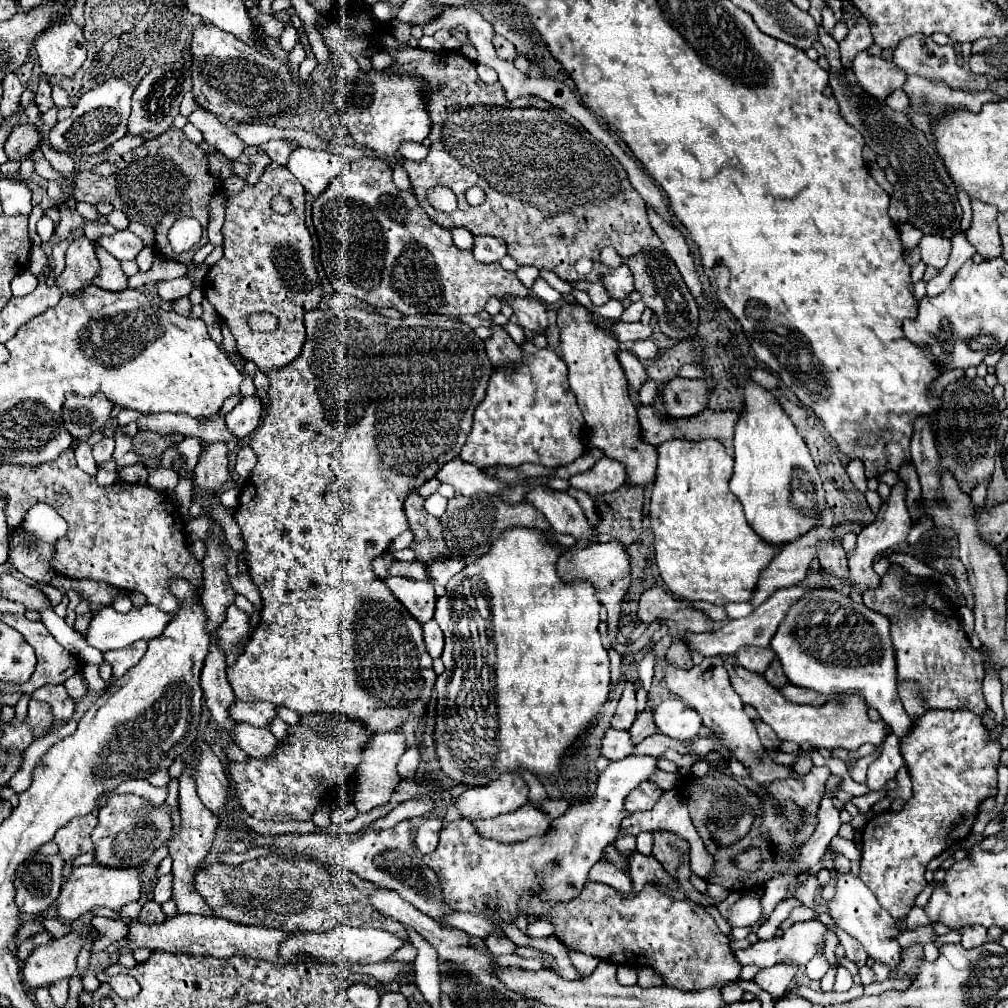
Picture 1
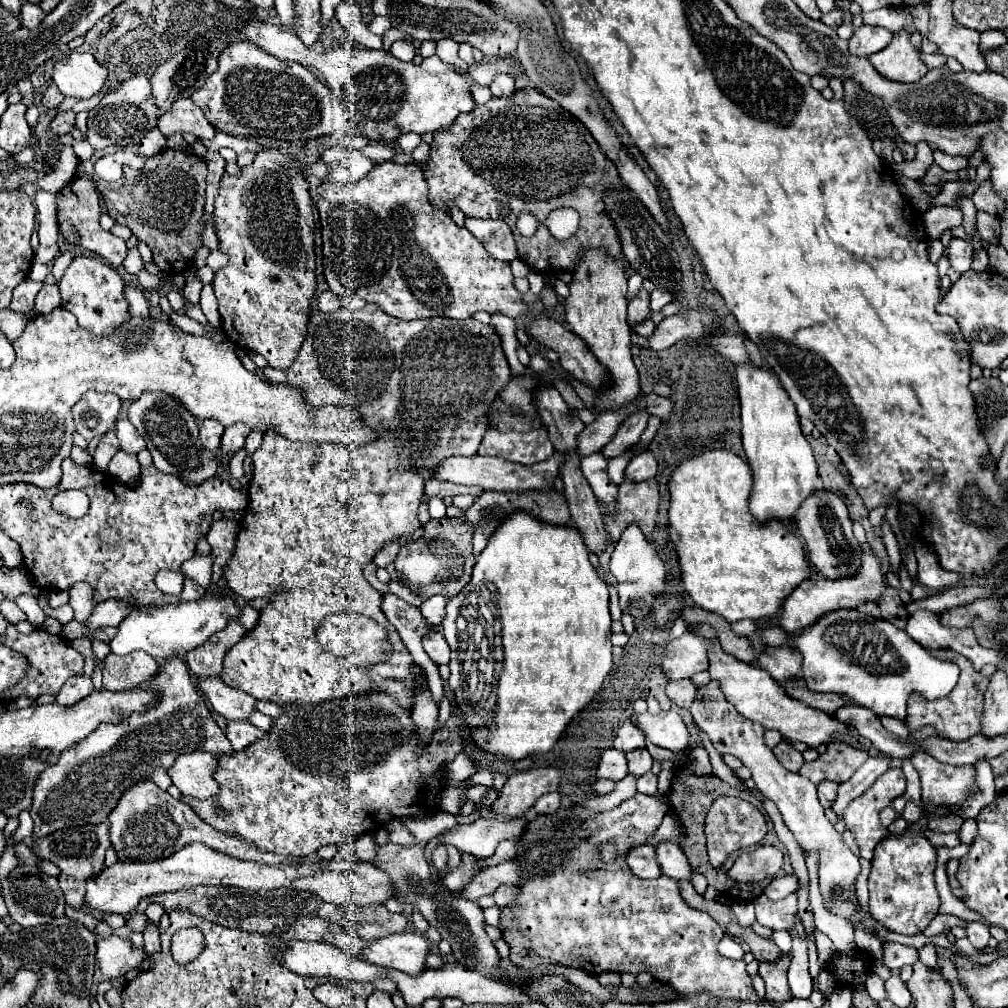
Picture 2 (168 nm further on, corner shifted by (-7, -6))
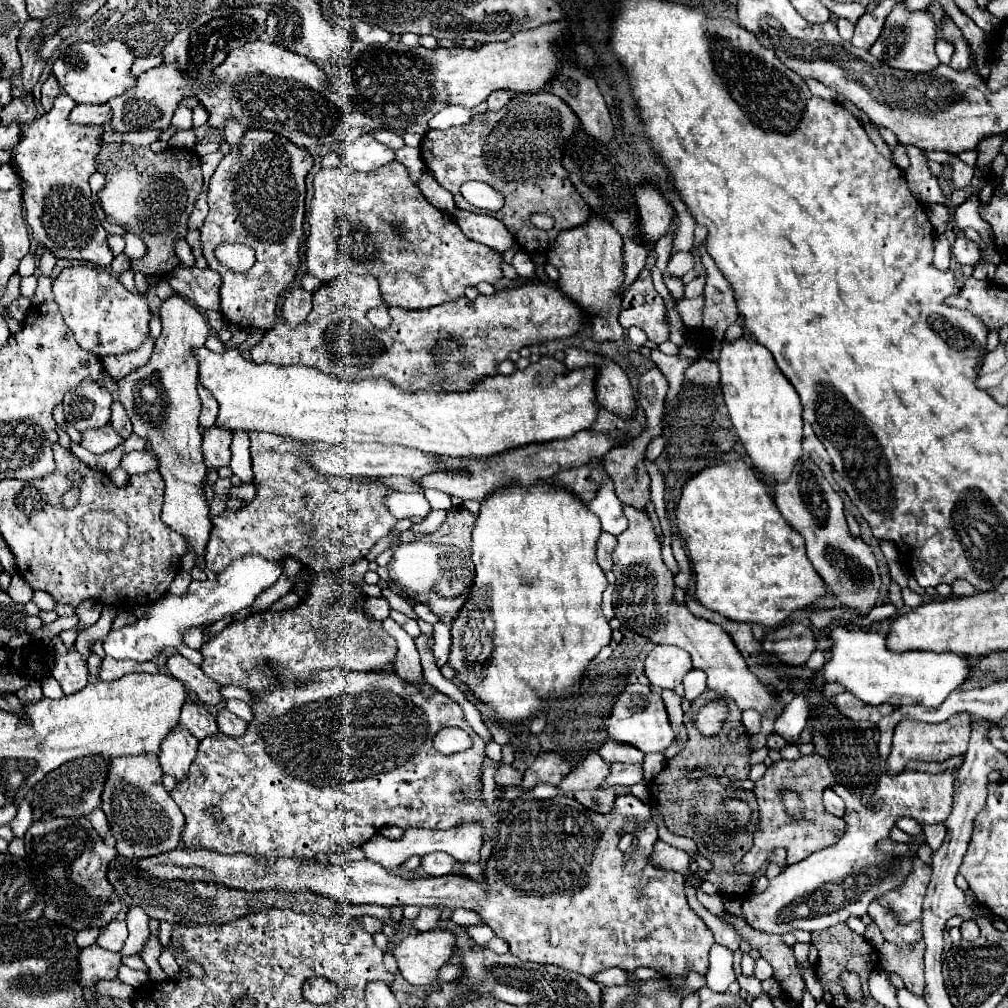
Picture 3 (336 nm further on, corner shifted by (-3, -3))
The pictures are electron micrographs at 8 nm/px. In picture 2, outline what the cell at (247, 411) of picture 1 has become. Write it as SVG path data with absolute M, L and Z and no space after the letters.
M227 426L225 434L221 438L221 456L233 456L235 452L239 452L245 444L245 438L251 430L247 426Z

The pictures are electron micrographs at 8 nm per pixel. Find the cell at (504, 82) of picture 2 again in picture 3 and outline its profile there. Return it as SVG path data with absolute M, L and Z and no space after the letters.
M493 91L491 95L489 95L489 99L487 99L487 105L489 105L489 109L491 111L499 111L509 99L511 99L511 91Z

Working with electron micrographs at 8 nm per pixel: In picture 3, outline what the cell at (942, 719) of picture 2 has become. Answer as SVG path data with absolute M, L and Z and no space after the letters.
M957 713L949 721L943 723L925 723L917 719L901 719L901 723L895 727L893 735L893 749L887 759L889 773L899 773L905 769L905 763L909 759L921 759L921 761L945 761L955 755L963 755L967 751L967 741L971 735L971 713Z

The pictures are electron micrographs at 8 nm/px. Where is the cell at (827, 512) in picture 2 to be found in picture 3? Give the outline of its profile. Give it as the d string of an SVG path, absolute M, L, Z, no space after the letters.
M803 457L789 481L775 487L775 503L789 525L805 537L807 557L825 585L843 605L855 607L861 611L861 615L867 615L877 603L877 593L881 587L879 569L867 543L849 533L843 513L843 499L825 481L821 469L811 459Z

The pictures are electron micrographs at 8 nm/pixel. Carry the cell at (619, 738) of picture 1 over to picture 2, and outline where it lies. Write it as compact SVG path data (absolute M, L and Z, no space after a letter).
M605 750L603 756L601 756L601 762L599 762L599 768L597 768L597 774L595 774L599 780L605 778L605 780L613 780L613 782L619 782L627 776L627 770L625 770L625 756L619 752L619 750Z

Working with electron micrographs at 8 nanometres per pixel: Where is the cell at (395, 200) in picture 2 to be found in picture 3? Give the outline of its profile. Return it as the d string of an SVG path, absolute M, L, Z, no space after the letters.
M399 161L387 163L385 167L369 173L353 171L345 165L321 169L313 179L313 189L315 195L309 213L311 229L307 237L307 269L309 275L317 277L321 283L331 283L343 273L375 275L387 307L429 309L461 299L467 287L477 287L483 281L495 285L503 277L503 255L467 239L447 213L433 207L421 195L419 185L411 181L409 169Z

